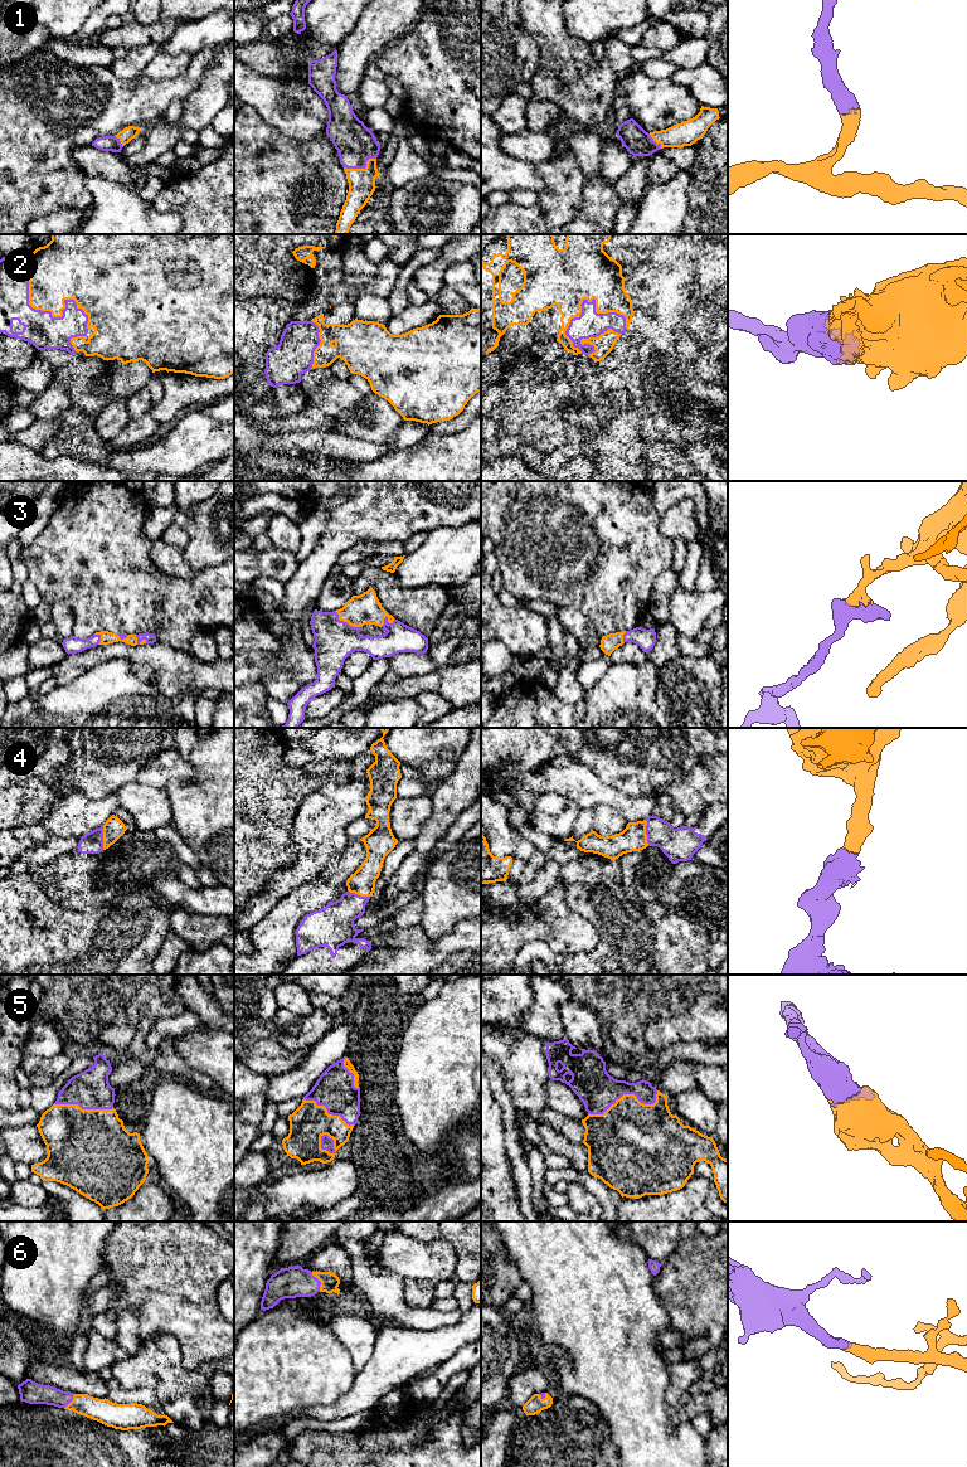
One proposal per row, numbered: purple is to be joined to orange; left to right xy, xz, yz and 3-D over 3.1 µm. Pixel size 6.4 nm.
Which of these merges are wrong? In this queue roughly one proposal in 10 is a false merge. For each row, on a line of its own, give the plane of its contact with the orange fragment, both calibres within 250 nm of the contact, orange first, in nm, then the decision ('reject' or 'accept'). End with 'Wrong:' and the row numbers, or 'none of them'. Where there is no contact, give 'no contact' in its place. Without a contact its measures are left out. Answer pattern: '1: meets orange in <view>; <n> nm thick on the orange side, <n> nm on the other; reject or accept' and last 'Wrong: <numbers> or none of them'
1: meets orange in xz; 180 nm thick on the orange side, 260 nm on the other; accept
2: meets orange in xy; 360 nm thick on the orange side, 220 nm on the other; accept
3: meets orange in xz; 190 nm thick on the orange side, 260 nm on the other; accept
4: meets orange in yz; 170 nm thick on the orange side, 220 nm on the other; accept
5: meets orange in yz; 420 nm thick on the orange side, 240 nm on the other; accept
6: meets orange in xz; 120 nm thick on the orange side, 200 nm on the other; accept
Wrong: none of them

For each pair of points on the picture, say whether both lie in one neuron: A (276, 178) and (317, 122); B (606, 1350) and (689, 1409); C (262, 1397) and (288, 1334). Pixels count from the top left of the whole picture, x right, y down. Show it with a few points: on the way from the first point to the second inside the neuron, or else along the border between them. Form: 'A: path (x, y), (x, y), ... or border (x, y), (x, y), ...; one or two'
A: border (277, 129), (297, 139), (316, 139), (325, 135); two
B: border (678, 1407), (671, 1418), (671, 1432); two
C: path (265, 1382), (285, 1361), (285, 1349); one

